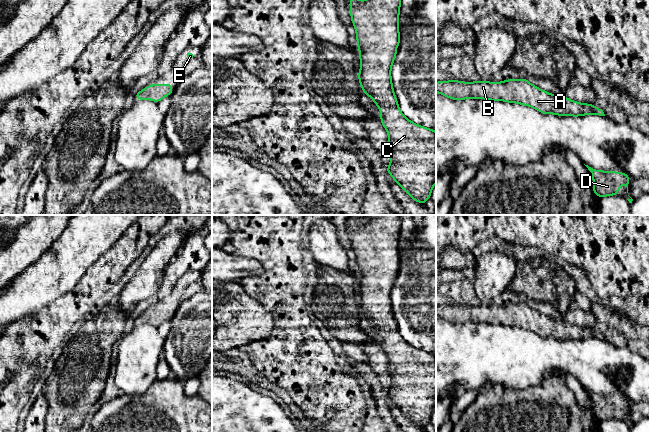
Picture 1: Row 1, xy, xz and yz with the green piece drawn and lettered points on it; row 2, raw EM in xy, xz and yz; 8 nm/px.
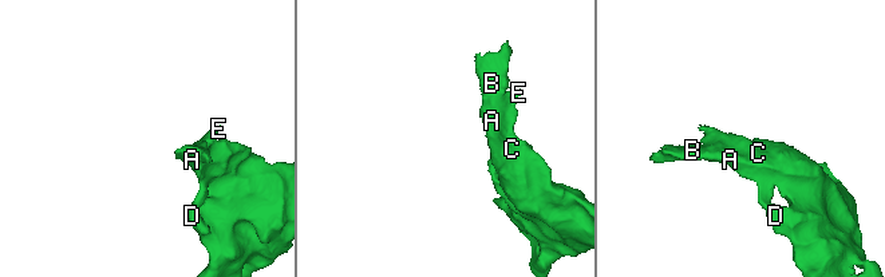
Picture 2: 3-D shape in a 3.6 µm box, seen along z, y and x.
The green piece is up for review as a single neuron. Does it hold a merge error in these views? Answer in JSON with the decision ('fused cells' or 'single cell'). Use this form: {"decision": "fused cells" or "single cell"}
{"decision": "single cell"}

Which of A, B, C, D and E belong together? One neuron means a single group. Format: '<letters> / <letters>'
A B C D E

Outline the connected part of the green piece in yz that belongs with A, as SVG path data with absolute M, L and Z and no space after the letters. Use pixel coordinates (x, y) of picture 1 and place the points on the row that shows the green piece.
M509 79L497 82L495 85L491 81L461 82L458 80L436 82L436 92L452 100L462 99L487 99L491 101L501 100L503 102L517 103L532 107L542 114L555 114L559 116L583 116L596 114L605 116L602 109L595 107L593 104L583 104L566 98L563 94L553 95L541 90L535 85L528 82L527 79Z

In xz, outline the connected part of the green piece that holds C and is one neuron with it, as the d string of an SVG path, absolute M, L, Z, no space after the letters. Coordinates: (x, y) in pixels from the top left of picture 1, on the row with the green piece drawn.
M350 0L351 21L356 30L357 48L361 52L359 55L361 69L357 73L362 91L371 97L379 107L383 127L388 132L388 148L391 151L391 161L387 166L386 173L389 173L393 180L415 201L420 204L430 199L434 184L436 183L436 131L428 129L408 120L400 111L398 101L395 96L392 79L391 67L397 55L395 50L400 43L399 34L399 13L401 0Z

